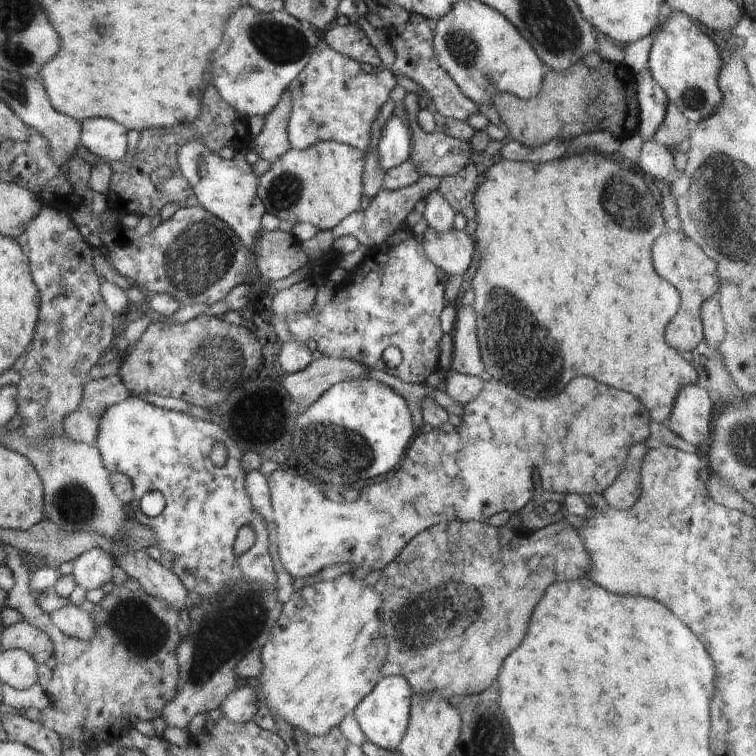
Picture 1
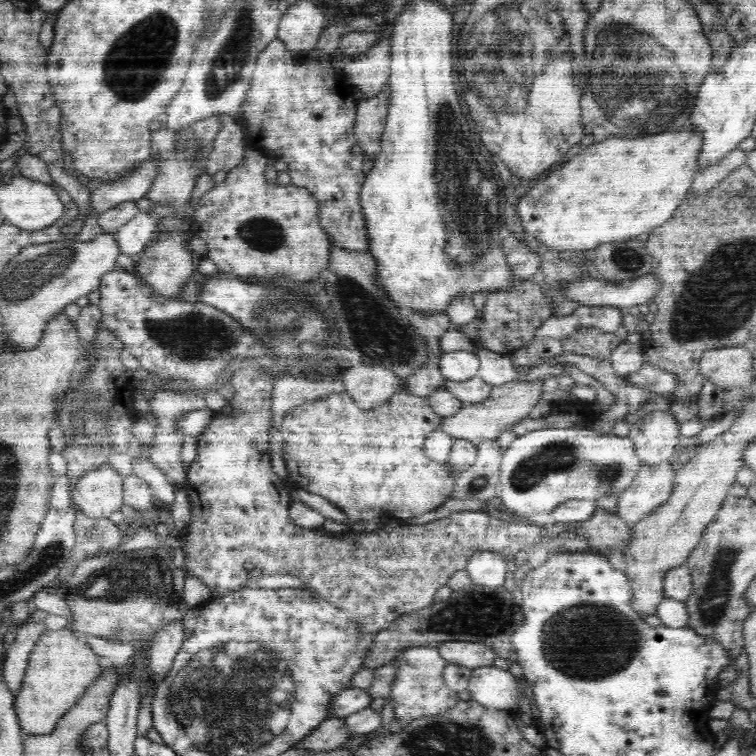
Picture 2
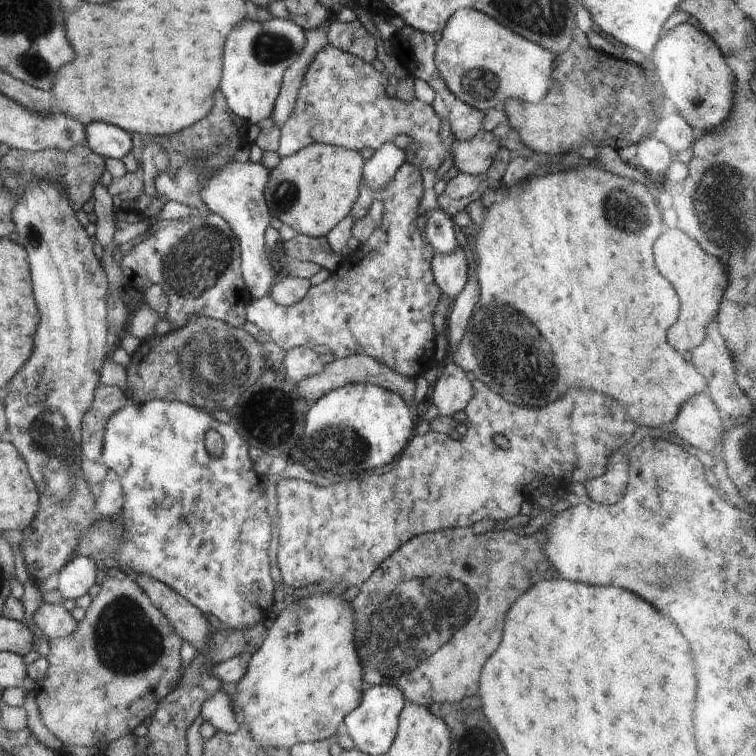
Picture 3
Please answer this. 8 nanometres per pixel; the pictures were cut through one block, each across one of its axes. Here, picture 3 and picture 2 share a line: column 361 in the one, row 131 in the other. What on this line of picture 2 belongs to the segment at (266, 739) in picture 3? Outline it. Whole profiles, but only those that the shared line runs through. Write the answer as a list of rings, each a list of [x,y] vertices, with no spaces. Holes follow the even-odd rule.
[[[678,128],[676,130],[668,130],[668,132],[660,132],[654,136],[644,136],[644,138],[607,138],[598,141],[586,147],[576,156],[569,157],[560,170],[555,170],[544,180],[540,180],[533,188],[521,196],[517,204],[517,216],[521,220],[521,225],[525,229],[524,232],[534,237],[538,244],[544,243],[548,250],[555,254],[565,255],[569,257],[571,254],[578,252],[582,254],[586,250],[596,250],[600,245],[611,242],[634,240],[639,235],[650,232],[654,227],[664,224],[666,220],[674,214],[678,206],[687,198],[688,190],[692,186],[692,181],[696,172],[698,172],[698,156],[702,150],[702,133],[696,129]]]

